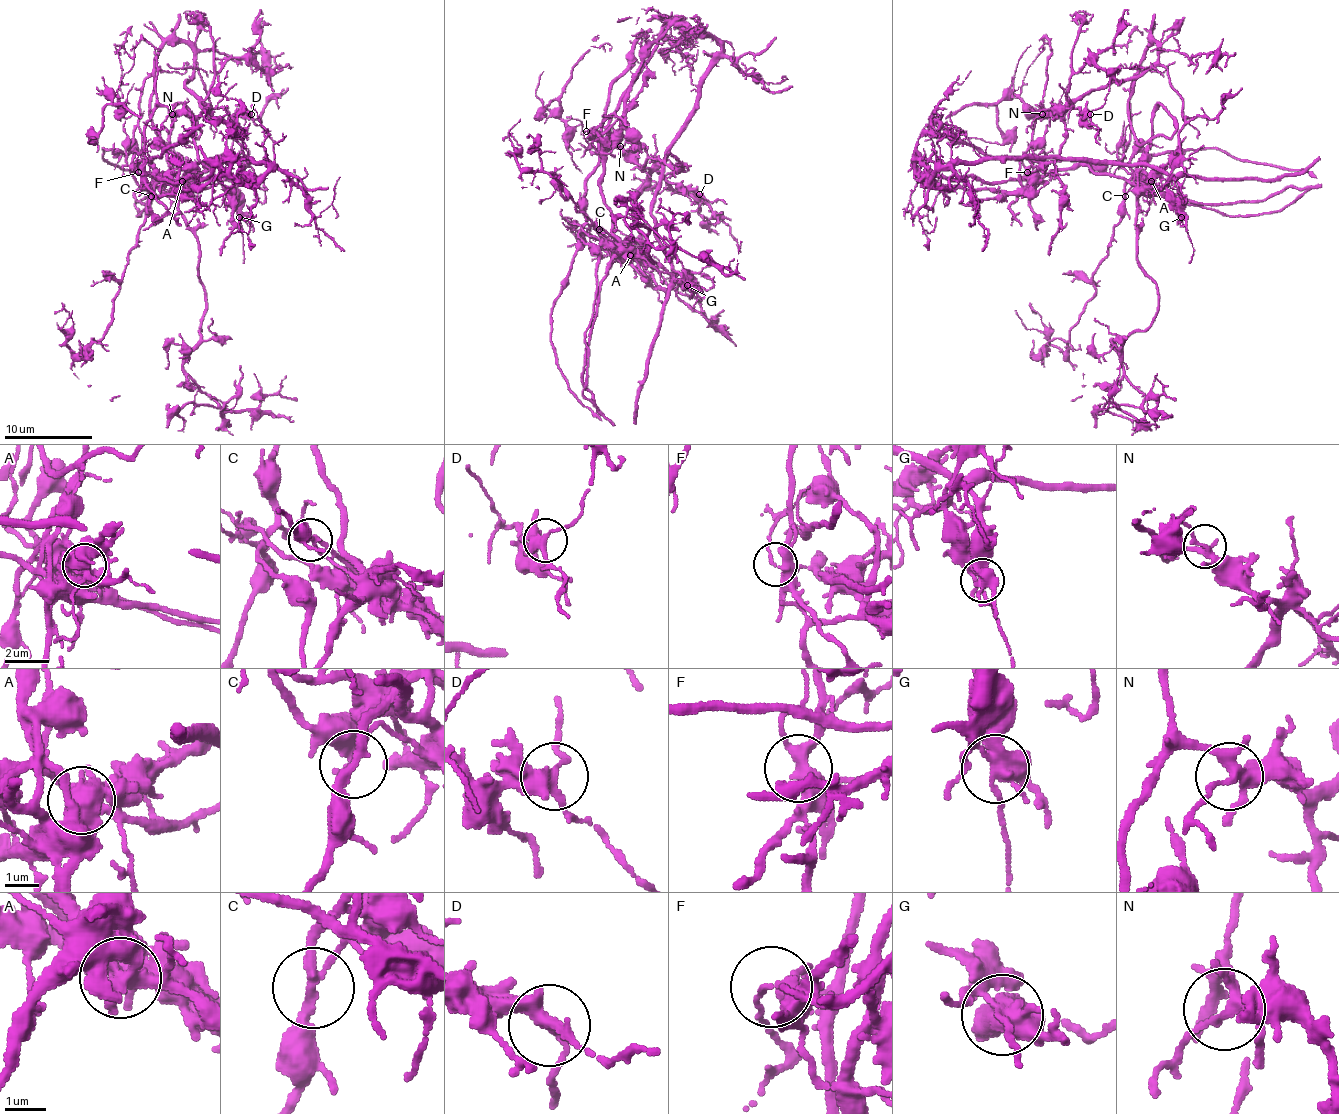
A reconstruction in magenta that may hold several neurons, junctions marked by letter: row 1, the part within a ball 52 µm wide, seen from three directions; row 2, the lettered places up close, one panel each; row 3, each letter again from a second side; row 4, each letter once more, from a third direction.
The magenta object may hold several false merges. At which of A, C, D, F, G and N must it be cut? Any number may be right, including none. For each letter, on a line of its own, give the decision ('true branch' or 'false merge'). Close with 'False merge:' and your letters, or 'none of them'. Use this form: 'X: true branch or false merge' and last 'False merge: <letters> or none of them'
A: false merge
C: false merge
D: true branch
F: false merge
G: false merge
N: true branch
False merge: A, C, F, G

